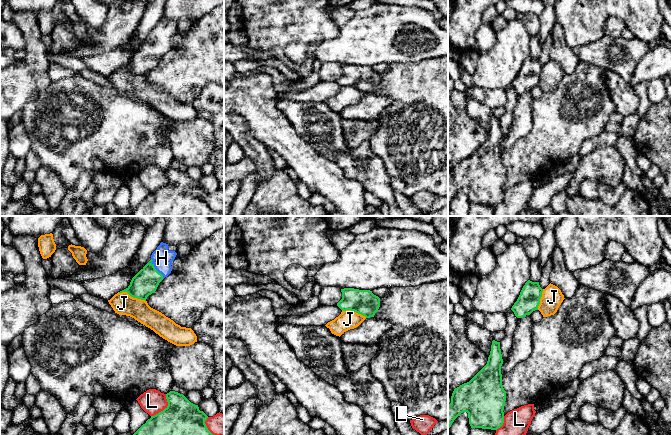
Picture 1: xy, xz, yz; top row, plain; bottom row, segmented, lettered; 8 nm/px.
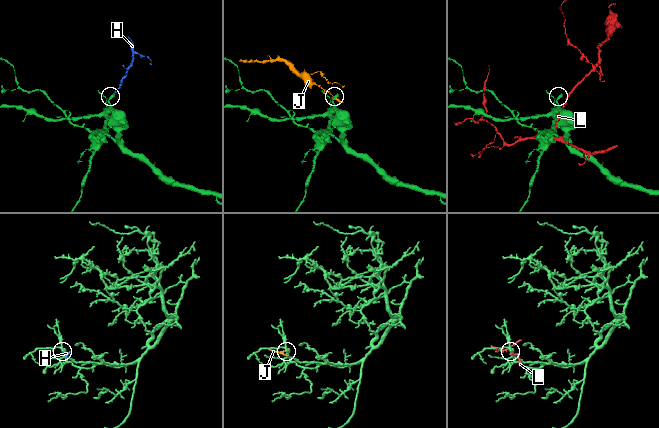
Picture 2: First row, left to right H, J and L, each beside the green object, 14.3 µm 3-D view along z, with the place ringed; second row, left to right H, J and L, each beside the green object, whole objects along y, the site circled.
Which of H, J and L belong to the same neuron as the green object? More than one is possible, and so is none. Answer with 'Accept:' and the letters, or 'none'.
Accept: H

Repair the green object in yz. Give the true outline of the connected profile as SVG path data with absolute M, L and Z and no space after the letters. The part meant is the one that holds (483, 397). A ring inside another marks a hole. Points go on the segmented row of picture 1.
M493 340L487 364L469 382L454 389L451 403L448 404L448 430L463 412L468 413L471 428L497 430L503 425L506 391L502 385L502 364L500 342Z

